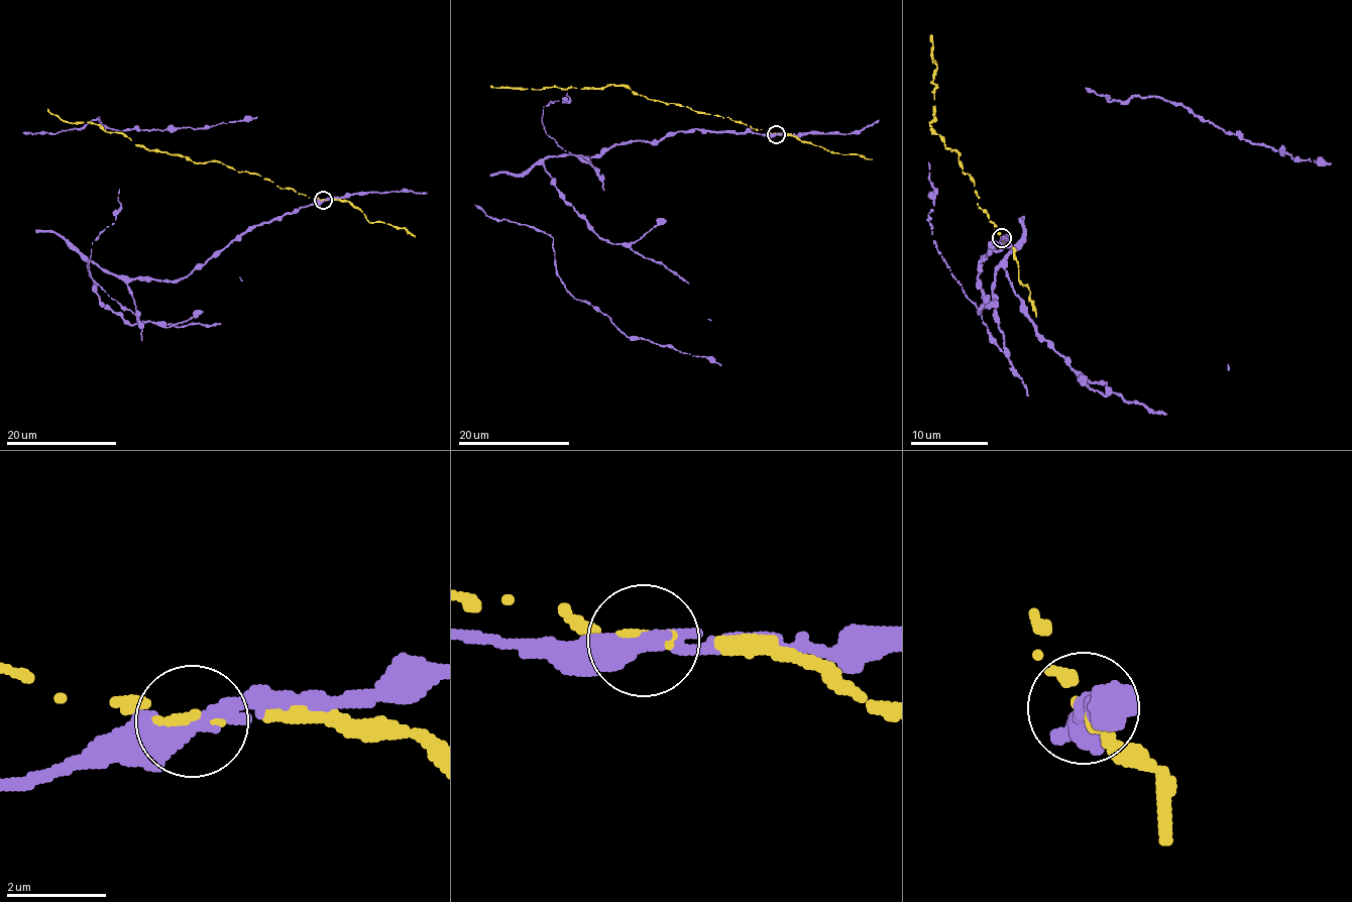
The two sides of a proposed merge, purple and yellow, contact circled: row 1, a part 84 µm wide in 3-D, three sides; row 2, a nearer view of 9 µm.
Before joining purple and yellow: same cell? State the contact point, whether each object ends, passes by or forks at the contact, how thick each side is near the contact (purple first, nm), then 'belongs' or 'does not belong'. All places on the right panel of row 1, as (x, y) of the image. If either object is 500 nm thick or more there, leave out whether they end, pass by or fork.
at (1001, 238); purple passes by; yellow ends there; 400 nm thick on the purple side, 240 nm on the other; does not belong

